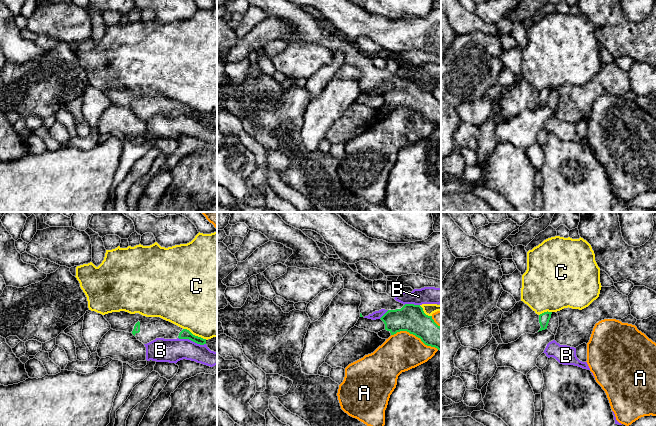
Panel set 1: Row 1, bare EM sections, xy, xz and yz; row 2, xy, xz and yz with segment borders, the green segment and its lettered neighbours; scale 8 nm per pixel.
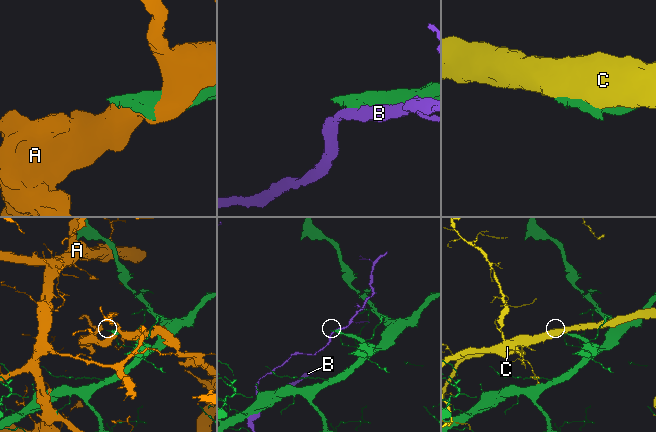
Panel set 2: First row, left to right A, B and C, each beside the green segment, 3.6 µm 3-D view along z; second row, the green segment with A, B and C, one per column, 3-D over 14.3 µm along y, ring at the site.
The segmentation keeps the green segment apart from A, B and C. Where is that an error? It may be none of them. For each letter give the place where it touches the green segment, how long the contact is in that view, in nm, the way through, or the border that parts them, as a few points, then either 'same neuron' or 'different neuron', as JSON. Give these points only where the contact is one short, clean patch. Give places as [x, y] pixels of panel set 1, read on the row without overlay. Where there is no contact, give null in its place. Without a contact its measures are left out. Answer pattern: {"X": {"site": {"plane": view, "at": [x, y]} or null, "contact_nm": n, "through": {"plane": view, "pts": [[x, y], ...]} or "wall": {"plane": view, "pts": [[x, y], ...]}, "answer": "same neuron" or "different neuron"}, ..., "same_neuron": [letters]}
{"A": {"site": {"plane": "xz", "at": [415, 111]}, "contact_nm": 400, "answer": "different neuron"}, "B": {"site": {"plane": "xy", "at": [192, 116]}, "contact_nm": 240, "answer": "different neuron"}, "C": {"site": {"plane": "xy", "at": [194, 111]}, "contact_nm": 220, "answer": "different neuron"}, "same_neuron": []}

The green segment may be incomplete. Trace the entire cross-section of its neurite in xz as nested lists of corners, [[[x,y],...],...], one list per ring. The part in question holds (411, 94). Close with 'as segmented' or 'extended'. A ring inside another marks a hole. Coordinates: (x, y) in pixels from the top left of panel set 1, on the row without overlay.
[[[288,0],[246,1],[250,6],[264,10],[269,17],[281,19],[293,26],[293,30],[285,38],[287,44],[317,44],[330,49],[333,53],[340,50],[344,55],[343,65],[355,67],[361,73],[360,93],[385,85],[387,88],[380,95],[385,100],[385,106],[391,111],[407,107],[420,114],[425,121],[441,127],[441,103],[434,98],[432,92],[424,89],[420,81],[404,81],[387,69],[375,67],[372,56],[354,48],[341,35],[329,34],[313,15],[299,5]]] | extended

